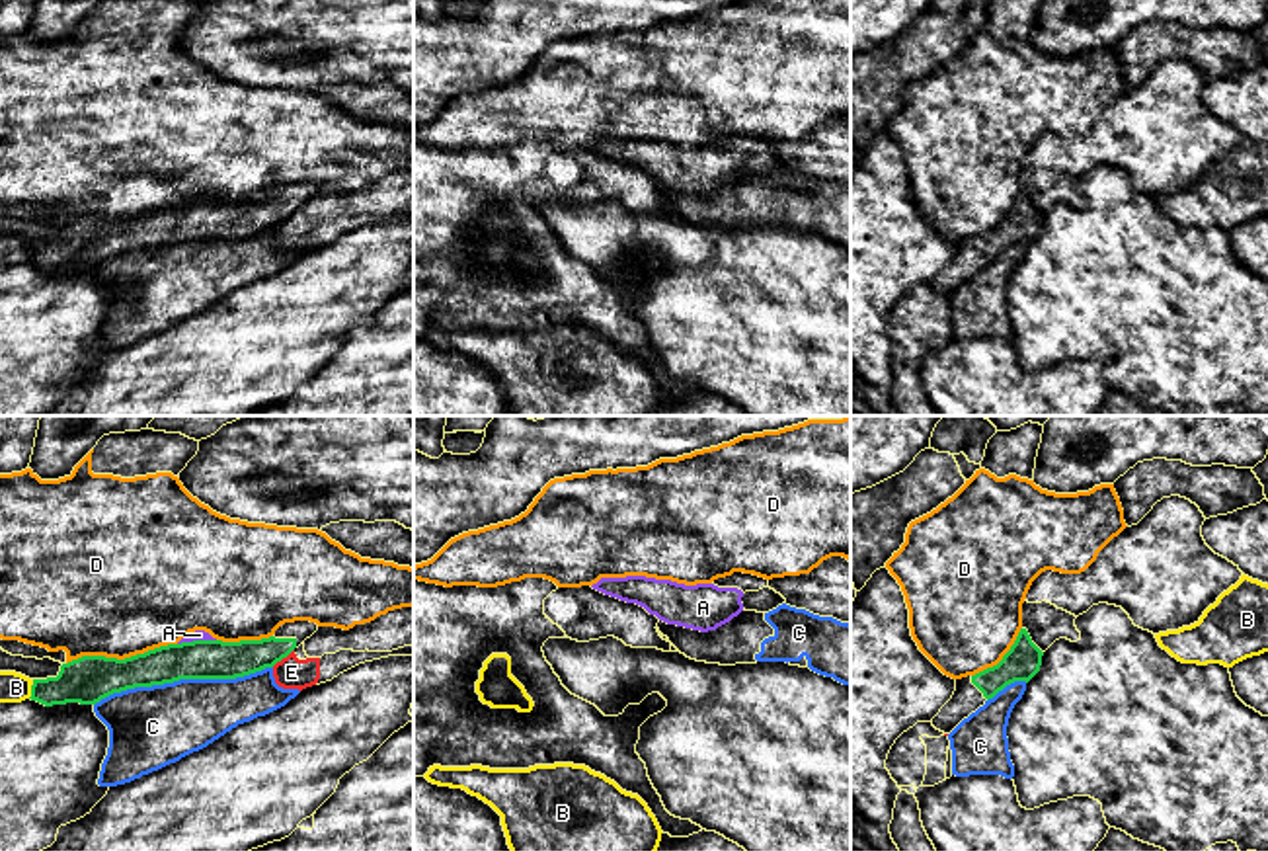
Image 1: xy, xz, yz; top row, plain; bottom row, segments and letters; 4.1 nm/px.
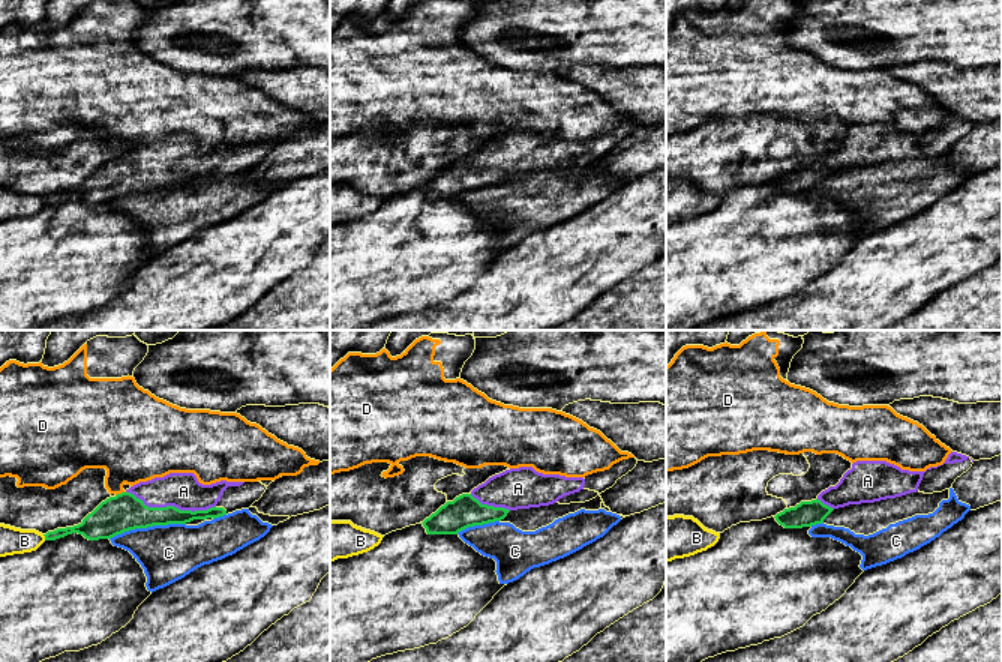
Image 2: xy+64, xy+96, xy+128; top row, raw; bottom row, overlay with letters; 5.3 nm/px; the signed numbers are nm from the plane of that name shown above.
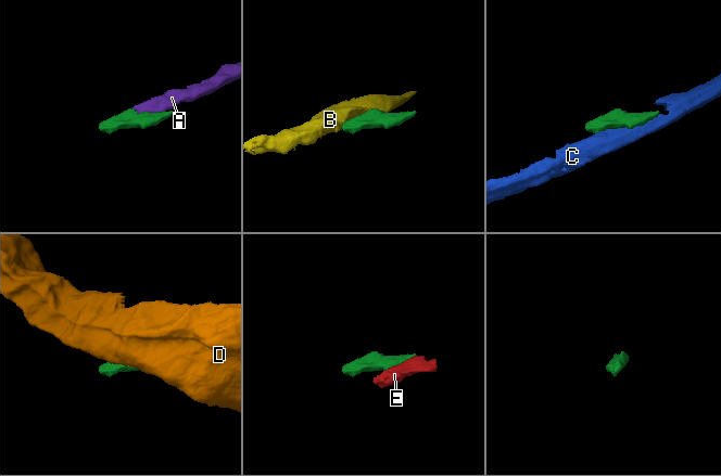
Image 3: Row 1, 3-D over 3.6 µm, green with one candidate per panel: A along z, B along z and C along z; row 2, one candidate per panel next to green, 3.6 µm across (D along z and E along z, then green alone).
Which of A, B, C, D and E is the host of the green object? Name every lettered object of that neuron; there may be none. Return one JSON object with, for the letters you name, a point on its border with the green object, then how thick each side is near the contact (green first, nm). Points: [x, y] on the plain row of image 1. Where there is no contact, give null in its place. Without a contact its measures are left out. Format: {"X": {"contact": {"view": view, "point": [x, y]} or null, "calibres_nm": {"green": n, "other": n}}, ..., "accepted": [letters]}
{"A": {"contact": {"view": "xy", "point": [196, 203]}, "calibres_nm": {"green": 160, "other": 50}}, "accepted": ["A"]}

